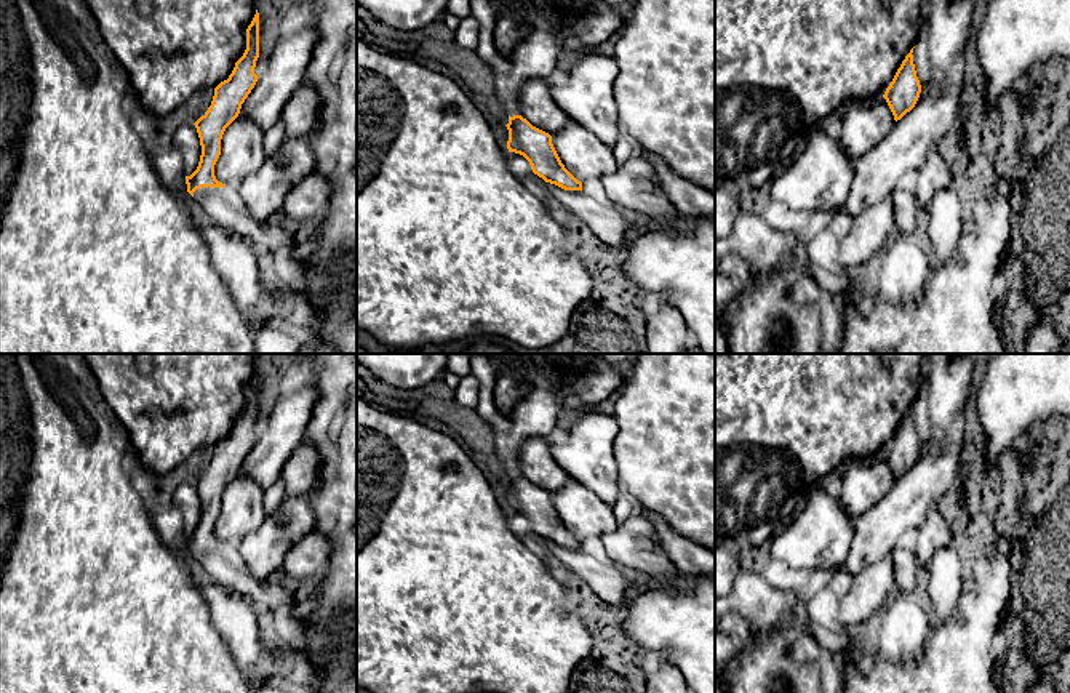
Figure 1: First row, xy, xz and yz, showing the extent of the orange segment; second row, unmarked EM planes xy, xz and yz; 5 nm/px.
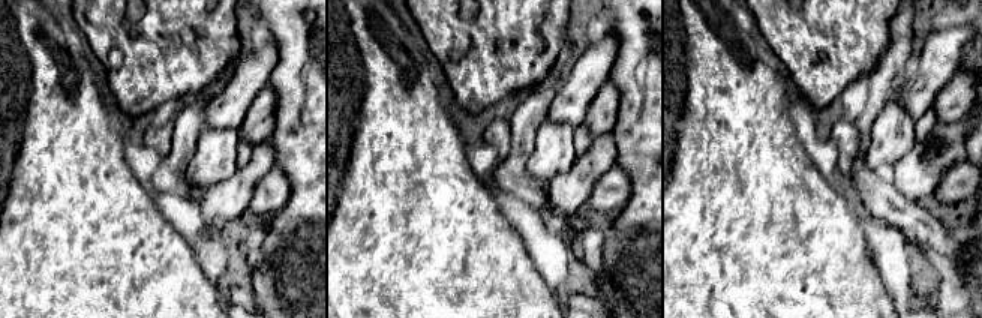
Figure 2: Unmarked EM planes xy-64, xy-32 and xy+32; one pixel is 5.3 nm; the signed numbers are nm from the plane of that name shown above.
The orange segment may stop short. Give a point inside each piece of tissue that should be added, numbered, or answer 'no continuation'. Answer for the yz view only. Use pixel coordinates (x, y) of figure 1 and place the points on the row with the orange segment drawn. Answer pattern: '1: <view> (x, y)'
no continuation

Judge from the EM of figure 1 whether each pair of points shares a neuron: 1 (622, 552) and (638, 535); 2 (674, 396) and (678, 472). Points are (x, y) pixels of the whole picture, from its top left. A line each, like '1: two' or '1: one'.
1: one
2: one

